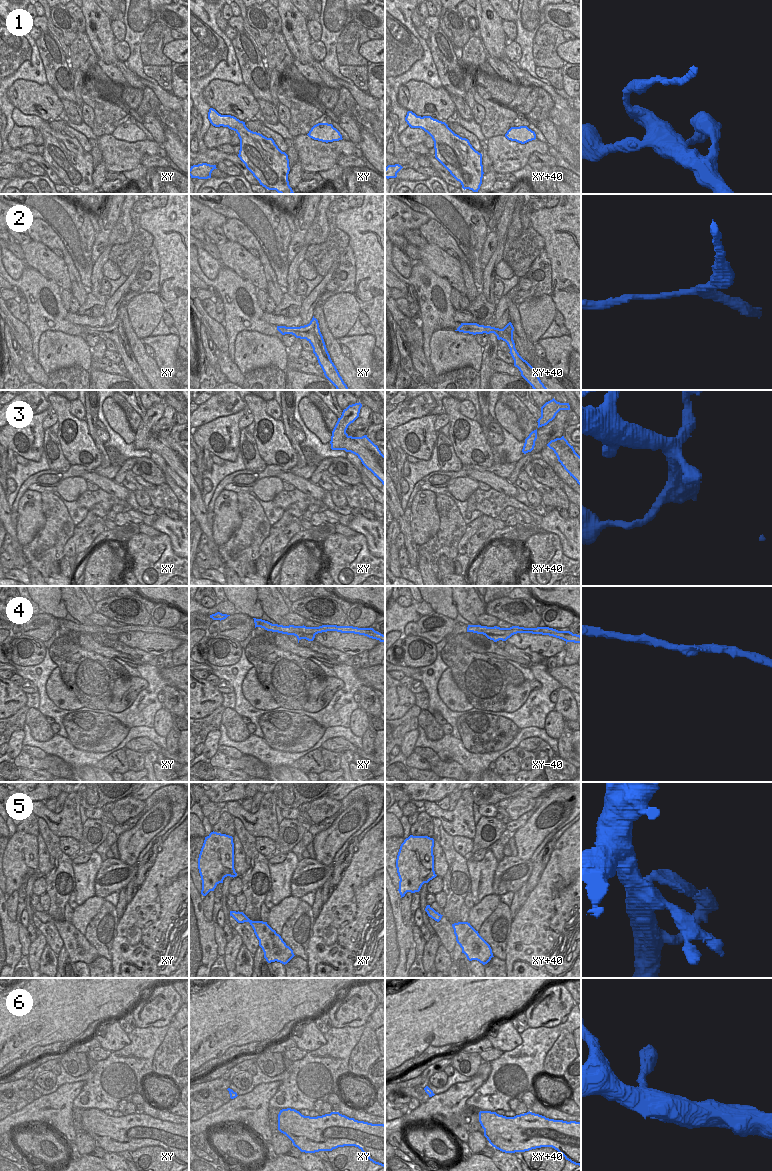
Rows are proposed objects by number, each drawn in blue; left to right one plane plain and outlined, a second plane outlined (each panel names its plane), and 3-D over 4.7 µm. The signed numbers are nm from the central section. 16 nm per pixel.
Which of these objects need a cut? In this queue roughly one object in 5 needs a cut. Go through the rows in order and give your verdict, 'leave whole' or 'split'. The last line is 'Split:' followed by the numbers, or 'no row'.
1: leave whole
2: leave whole
3: leave whole
4: leave whole
5: leave whole
6: leave whole
Split: no row

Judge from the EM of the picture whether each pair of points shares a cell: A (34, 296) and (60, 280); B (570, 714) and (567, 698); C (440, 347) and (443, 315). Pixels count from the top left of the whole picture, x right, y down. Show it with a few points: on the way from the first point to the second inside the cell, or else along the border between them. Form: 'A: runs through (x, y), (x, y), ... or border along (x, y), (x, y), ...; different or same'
A: border along (36, 270), (46, 278), (53, 280), (61, 288); different
B: runs through (569, 710), (567, 702); same
C: border along (454, 329), (437, 329), (431, 336), (429, 349); different

